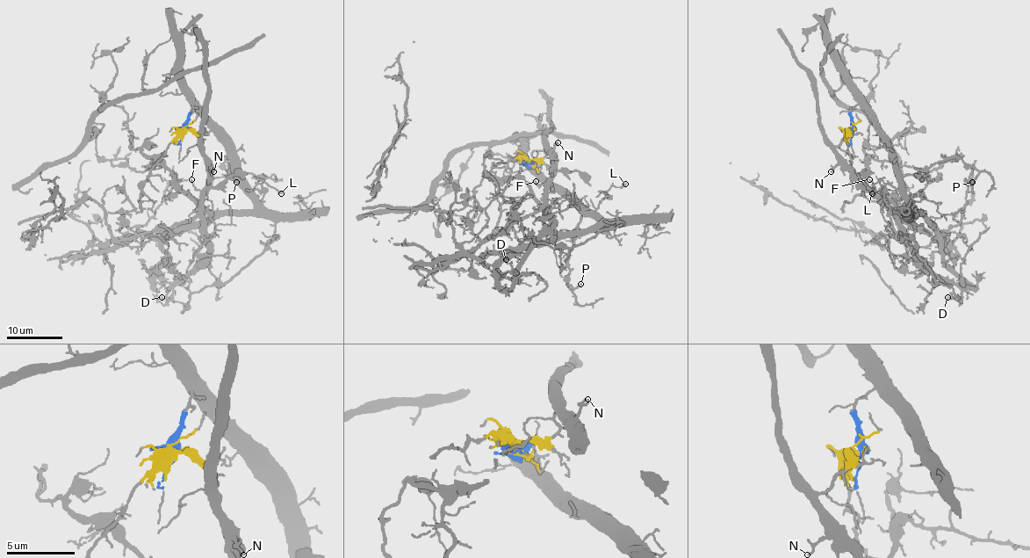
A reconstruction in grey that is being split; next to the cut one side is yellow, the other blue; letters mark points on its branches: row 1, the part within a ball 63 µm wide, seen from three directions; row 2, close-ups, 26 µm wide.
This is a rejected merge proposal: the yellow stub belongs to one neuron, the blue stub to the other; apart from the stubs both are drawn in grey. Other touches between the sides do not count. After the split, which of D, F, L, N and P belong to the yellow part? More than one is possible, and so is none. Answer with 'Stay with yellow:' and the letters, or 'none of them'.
Stay with yellow: D, F, N

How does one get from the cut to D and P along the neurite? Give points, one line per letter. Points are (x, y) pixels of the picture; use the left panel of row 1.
D: (183, 129), (202, 141), (207, 255), (176, 285), (169, 299), (162, 296)
P: (183, 129), (183, 122), (192, 104), (224, 146), (231, 170), (236, 177), (224, 157), (224, 168), (236, 182)

